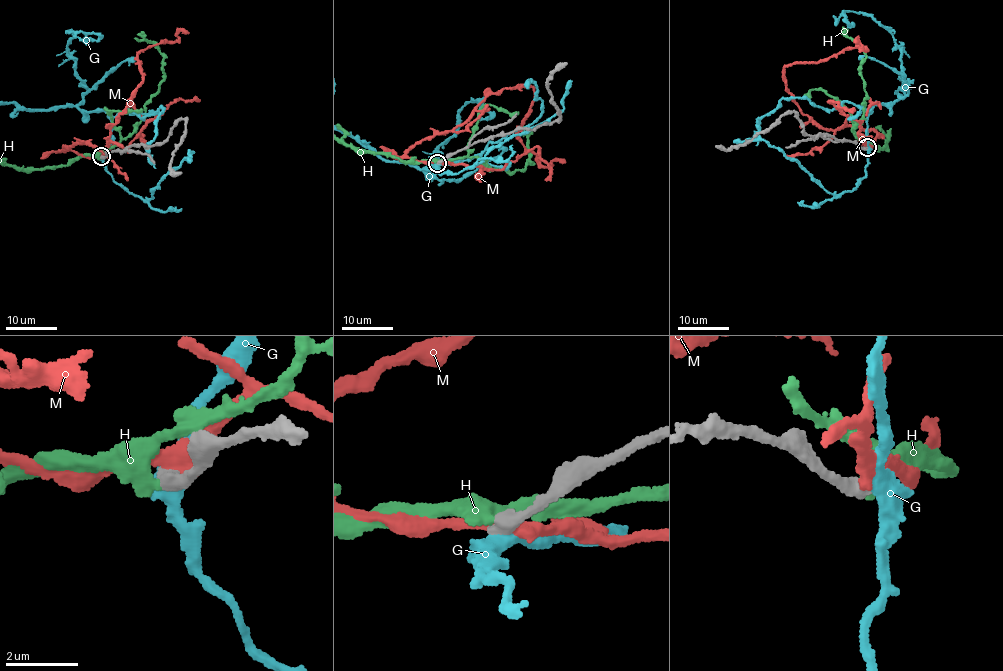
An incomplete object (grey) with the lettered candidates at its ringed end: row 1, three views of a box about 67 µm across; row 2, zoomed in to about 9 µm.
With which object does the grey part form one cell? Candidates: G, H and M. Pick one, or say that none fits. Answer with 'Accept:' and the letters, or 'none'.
Accept: none

